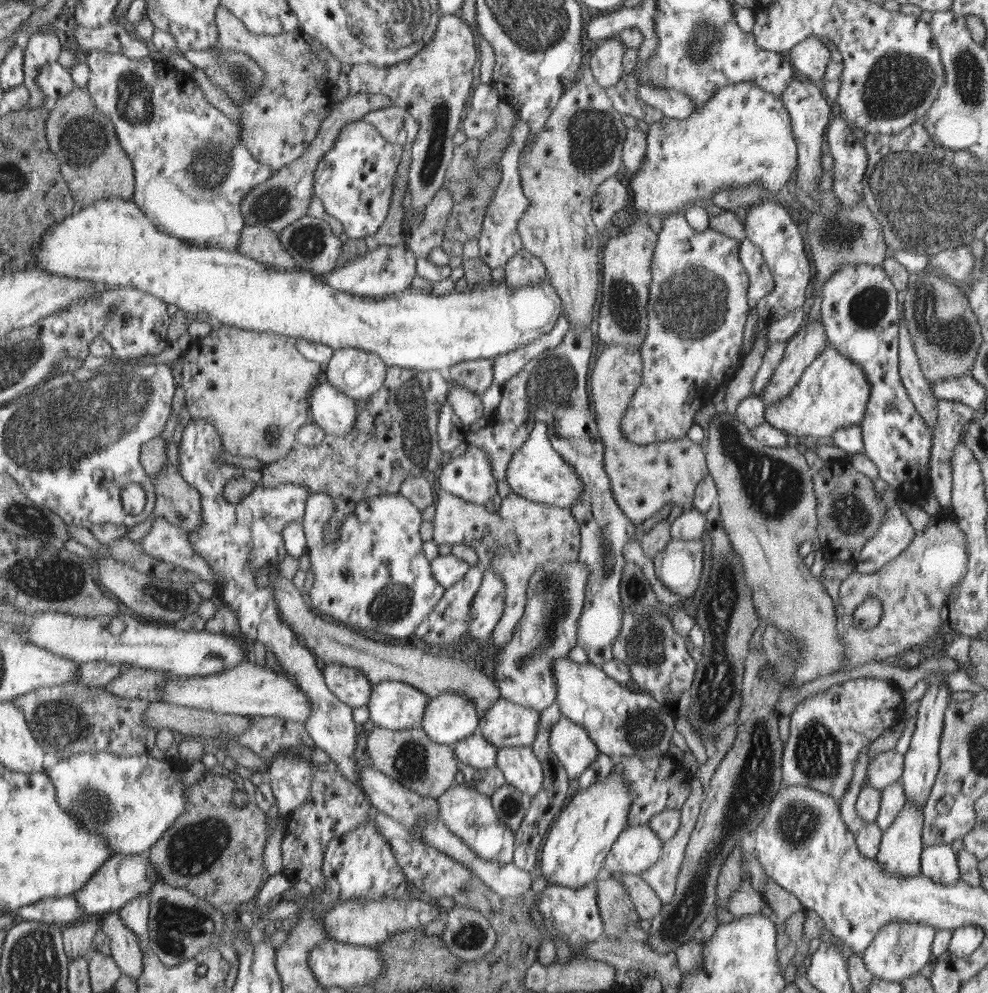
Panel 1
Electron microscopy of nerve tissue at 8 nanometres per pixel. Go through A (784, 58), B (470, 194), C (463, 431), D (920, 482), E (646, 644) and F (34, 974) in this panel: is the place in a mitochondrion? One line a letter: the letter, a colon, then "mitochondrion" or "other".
A: other
B: other
C: other
D: other
E: mitochondrion
F: mitochondrion

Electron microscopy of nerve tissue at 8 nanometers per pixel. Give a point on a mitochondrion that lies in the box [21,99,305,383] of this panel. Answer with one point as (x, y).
(83, 140)

